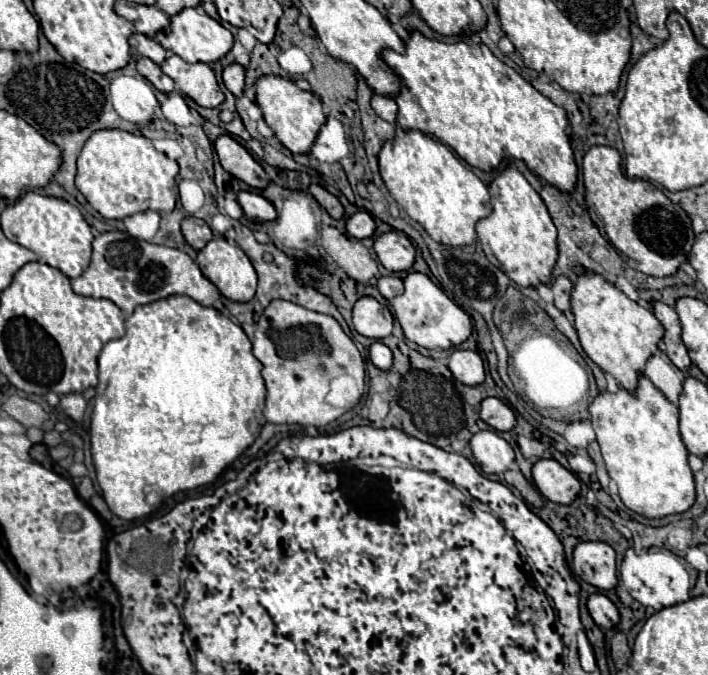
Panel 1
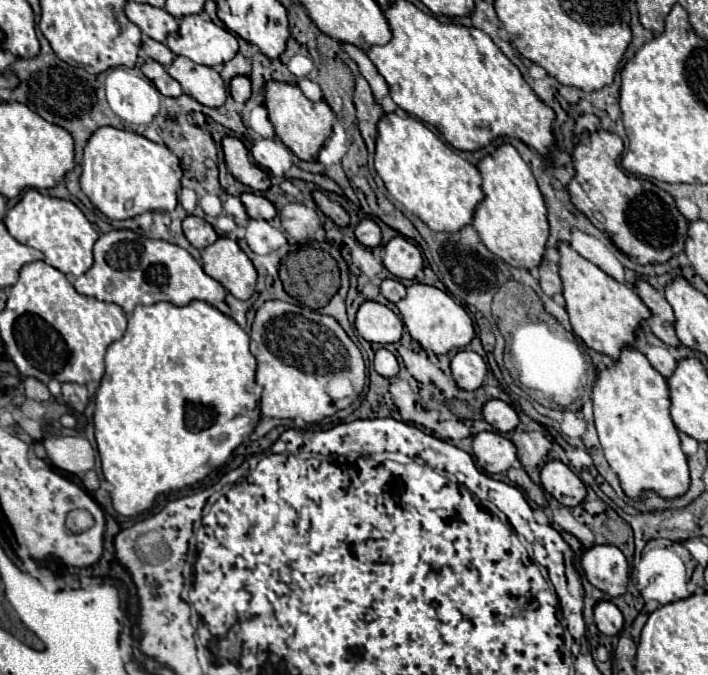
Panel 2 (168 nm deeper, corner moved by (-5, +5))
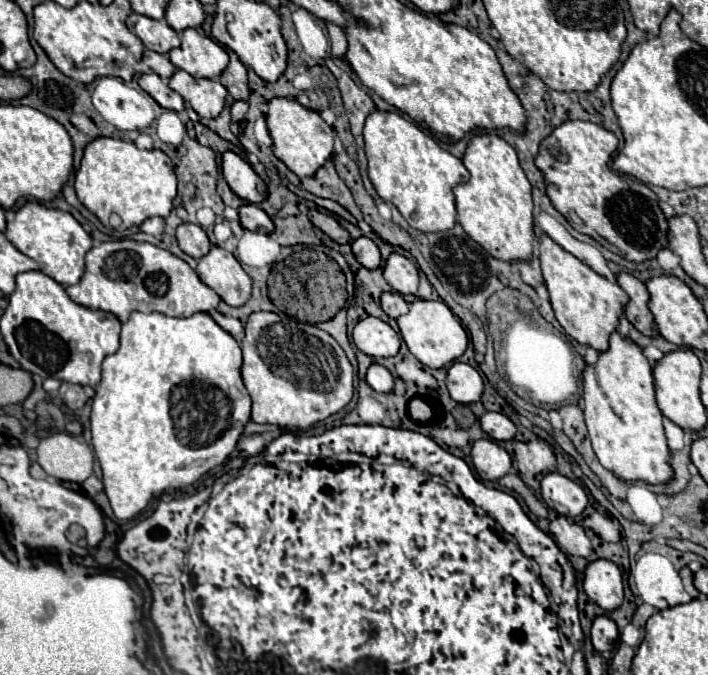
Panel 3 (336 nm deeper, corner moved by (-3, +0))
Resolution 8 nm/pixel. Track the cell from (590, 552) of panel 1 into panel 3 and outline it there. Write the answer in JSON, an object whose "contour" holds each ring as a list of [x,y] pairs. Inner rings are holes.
{"contour":[[[596,560],[588,564],[584,574],[584,592],[602,610],[616,610],[624,600],[620,568],[610,560]]]}

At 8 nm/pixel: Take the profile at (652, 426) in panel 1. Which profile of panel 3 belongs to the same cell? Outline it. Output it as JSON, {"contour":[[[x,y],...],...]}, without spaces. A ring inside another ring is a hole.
{"contour":[[[612,332],[608,350],[598,354],[596,364],[588,364],[584,368],[582,388],[584,388],[582,396],[586,402],[584,420],[592,440],[592,448],[600,464],[624,480],[644,480],[648,484],[660,484],[670,480],[670,450],[662,428],[662,412],[654,398],[652,366],[648,364],[642,350],[634,342],[622,338],[618,332]]]}

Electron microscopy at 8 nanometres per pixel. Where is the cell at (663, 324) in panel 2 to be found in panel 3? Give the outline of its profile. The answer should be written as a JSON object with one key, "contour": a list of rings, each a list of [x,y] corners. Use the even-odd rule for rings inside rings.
{"contour":[[[620,272],[620,274],[616,274],[616,284],[628,294],[628,304],[624,308],[624,316],[630,320],[630,324],[646,336],[658,336],[658,332],[654,332],[654,326],[652,326],[654,318],[650,316],[650,310],[648,310],[650,294],[646,292],[644,282],[634,278],[632,274]]]}

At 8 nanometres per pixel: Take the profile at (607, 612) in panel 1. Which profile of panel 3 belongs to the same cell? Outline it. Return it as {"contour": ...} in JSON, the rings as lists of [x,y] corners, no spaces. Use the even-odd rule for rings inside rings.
{"contour":[[[598,616],[592,624],[590,640],[598,654],[610,654],[618,642],[618,628],[614,620],[610,620],[608,616]]]}

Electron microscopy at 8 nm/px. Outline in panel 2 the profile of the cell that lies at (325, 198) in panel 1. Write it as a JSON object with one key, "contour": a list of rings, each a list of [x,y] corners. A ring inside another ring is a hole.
{"contour":[[[314,189],[312,195],[314,195],[316,205],[318,205],[338,227],[346,227],[346,225],[350,223],[350,217],[348,217],[346,209],[344,209],[342,205],[338,205],[336,201],[328,199],[328,195],[326,195],[322,189]]]}

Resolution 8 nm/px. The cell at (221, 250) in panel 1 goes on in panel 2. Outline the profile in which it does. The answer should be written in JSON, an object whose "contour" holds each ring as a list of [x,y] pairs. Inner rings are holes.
{"contour":[[[220,237],[202,251],[204,271],[224,285],[236,299],[250,299],[256,291],[258,273],[236,241]]]}

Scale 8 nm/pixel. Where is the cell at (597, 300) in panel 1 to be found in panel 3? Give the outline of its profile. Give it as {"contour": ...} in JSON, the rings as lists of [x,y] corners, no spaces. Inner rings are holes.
{"contour":[[[540,236],[540,268],[542,278],[550,294],[550,304],[554,310],[556,320],[564,328],[568,336],[578,340],[580,344],[588,344],[598,352],[608,348],[608,336],[618,328],[618,316],[622,312],[622,304],[626,304],[626,292],[618,288],[616,282],[606,280],[604,276],[596,274],[576,256],[560,248],[550,236]]]}

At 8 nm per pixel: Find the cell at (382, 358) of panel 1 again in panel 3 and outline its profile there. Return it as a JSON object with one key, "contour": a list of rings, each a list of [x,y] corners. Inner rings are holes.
{"contour":[[[372,364],[370,368],[368,368],[368,372],[366,372],[366,382],[368,382],[368,386],[374,390],[374,392],[390,392],[392,388],[394,388],[394,378],[392,378],[392,374],[384,368],[384,366],[380,366],[380,364]]]}

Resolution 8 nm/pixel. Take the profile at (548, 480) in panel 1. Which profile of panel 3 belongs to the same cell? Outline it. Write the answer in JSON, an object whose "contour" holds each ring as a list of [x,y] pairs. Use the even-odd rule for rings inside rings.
{"contour":[[[546,474],[542,478],[542,498],[548,508],[562,516],[578,516],[588,504],[586,492],[562,474]]]}

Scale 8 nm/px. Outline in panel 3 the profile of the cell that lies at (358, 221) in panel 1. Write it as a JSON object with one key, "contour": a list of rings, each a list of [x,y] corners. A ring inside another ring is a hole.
{"contour":[[[362,236],[362,238],[358,238],[358,240],[352,242],[352,254],[354,254],[356,260],[358,260],[364,268],[368,268],[368,270],[374,270],[374,268],[380,266],[380,250],[378,250],[378,246],[376,246],[370,238],[366,238],[366,236]]]}

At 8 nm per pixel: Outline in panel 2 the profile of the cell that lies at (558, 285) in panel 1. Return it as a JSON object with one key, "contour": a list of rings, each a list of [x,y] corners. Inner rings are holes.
{"contour":[[[544,261],[540,265],[540,287],[548,297],[562,293],[562,279],[558,273],[558,263]]]}

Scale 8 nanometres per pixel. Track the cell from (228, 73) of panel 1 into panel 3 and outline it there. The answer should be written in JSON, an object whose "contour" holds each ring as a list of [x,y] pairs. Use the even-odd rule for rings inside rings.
{"contour":[[[234,102],[232,104],[232,108],[230,108],[230,114],[232,114],[232,130],[240,126],[240,122],[246,116],[246,112],[248,112],[248,104],[246,102]]]}

